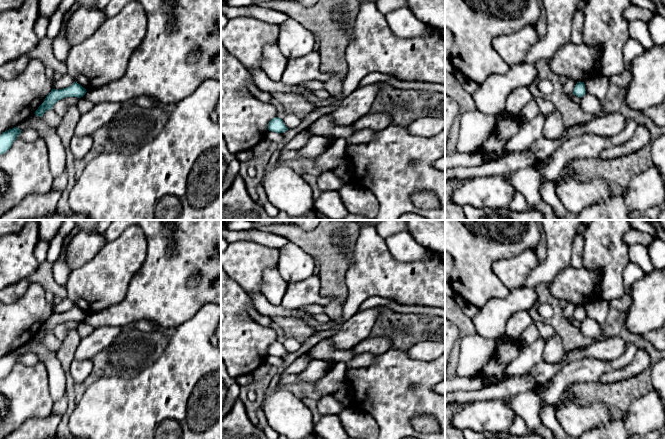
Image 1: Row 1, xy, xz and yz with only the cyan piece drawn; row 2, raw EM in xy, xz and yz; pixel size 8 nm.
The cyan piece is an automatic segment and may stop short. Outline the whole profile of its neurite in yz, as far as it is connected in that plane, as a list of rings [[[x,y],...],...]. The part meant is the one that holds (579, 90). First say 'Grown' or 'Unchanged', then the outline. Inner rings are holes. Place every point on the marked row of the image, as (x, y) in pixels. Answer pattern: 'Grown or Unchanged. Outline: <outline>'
Unchanged. Outline: [[[577,82],[577,84],[574,87],[573,94],[580,98],[586,94],[584,82]]]

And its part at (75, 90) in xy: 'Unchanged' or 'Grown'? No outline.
Unchanged

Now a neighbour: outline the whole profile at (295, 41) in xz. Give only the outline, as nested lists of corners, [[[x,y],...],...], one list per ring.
[[[287,19],[280,24],[278,47],[289,60],[302,58],[314,52],[313,34],[294,19]]]

